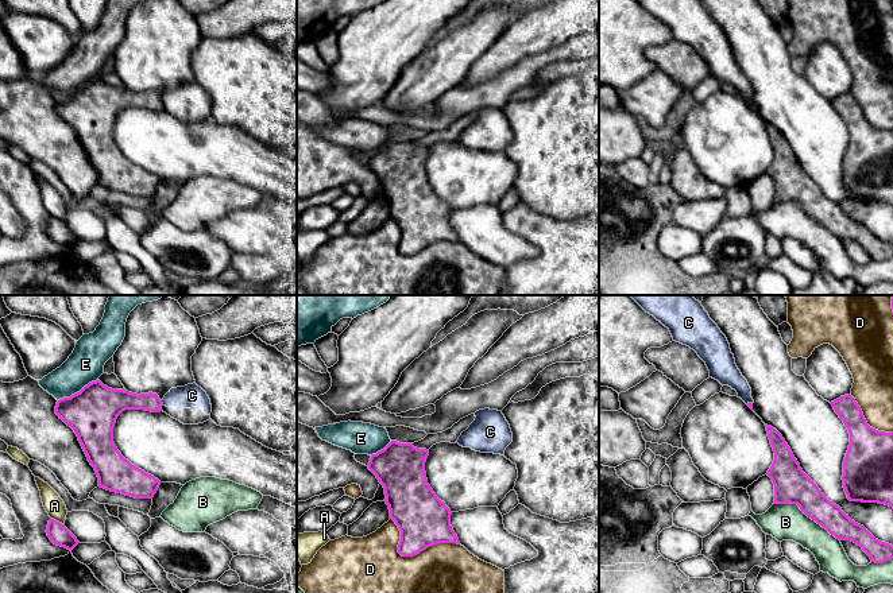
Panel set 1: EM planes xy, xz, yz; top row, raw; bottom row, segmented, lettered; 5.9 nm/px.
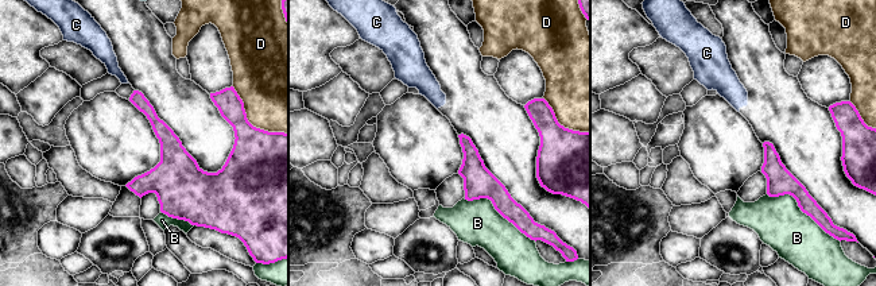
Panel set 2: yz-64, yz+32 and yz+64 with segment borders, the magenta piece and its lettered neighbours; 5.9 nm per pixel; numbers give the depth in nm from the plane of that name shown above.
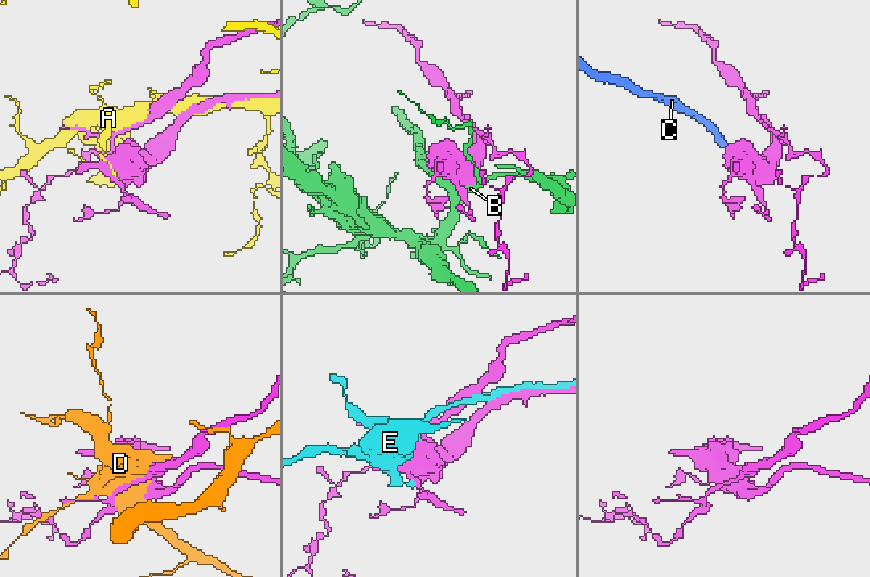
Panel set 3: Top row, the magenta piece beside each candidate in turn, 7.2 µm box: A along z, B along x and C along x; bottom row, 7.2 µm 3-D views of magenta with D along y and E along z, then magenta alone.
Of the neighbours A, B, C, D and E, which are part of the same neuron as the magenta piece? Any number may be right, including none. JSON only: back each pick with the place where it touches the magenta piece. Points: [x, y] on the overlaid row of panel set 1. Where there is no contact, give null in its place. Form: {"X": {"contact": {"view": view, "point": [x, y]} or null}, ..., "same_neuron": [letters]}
{"same_neuron": []}

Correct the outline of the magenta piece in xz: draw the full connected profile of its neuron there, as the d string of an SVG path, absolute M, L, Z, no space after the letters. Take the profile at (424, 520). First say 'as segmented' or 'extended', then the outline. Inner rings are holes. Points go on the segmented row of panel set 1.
as segmented; M391 441L367 465L384 488L390 519L401 531L402 557L417 555L437 543L460 544L451 526L451 509L428 484L428 456L426 449Z

